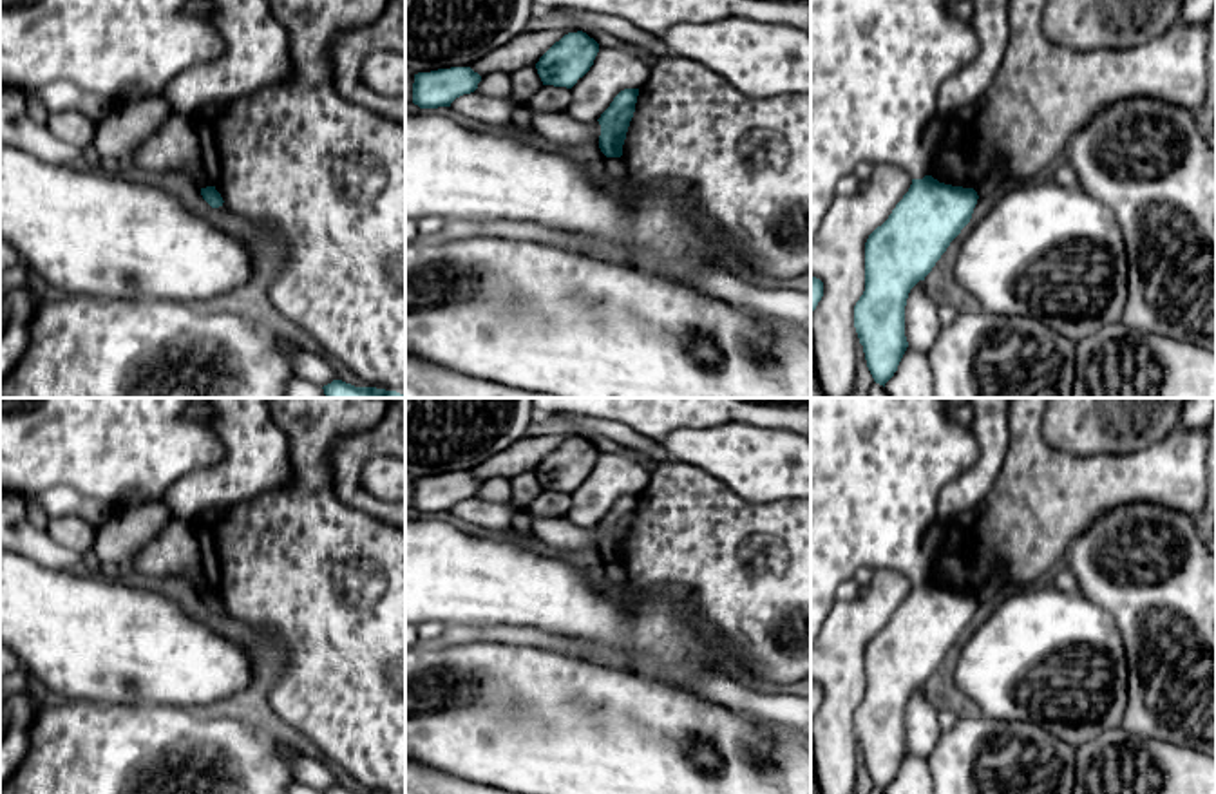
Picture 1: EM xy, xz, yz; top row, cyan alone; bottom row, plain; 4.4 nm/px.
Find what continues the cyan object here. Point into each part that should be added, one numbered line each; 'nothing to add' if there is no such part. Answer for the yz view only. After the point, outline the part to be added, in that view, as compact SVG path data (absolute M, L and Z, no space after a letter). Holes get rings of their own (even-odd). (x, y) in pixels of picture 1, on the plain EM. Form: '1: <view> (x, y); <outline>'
1: yz (996, 585); M999 562L992 568L986 582L977 590L979 602L1001 599L1006 593L1006 568Z

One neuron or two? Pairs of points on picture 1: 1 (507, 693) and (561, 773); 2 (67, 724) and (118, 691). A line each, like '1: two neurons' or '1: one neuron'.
1: one neuron
2: two neurons

